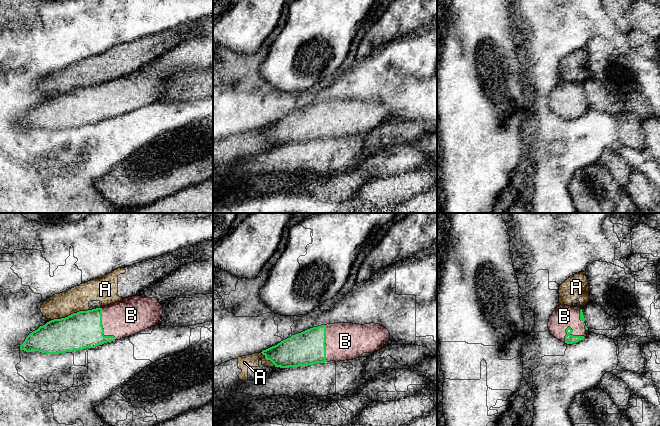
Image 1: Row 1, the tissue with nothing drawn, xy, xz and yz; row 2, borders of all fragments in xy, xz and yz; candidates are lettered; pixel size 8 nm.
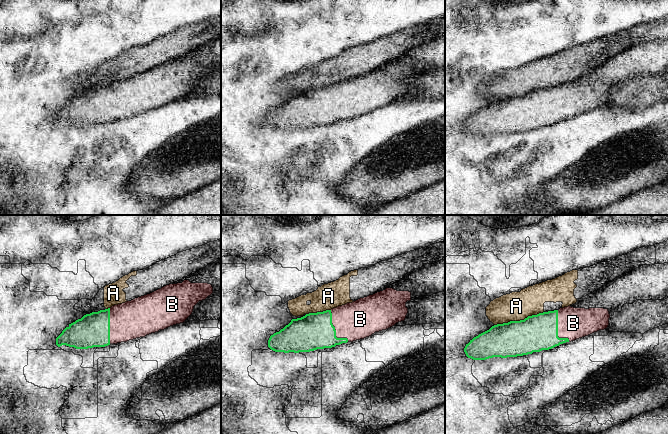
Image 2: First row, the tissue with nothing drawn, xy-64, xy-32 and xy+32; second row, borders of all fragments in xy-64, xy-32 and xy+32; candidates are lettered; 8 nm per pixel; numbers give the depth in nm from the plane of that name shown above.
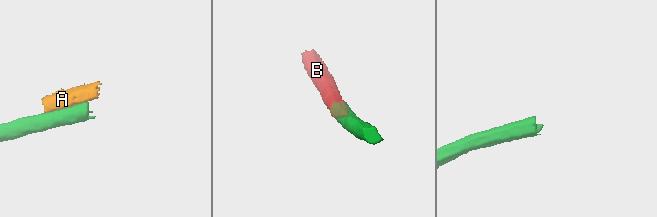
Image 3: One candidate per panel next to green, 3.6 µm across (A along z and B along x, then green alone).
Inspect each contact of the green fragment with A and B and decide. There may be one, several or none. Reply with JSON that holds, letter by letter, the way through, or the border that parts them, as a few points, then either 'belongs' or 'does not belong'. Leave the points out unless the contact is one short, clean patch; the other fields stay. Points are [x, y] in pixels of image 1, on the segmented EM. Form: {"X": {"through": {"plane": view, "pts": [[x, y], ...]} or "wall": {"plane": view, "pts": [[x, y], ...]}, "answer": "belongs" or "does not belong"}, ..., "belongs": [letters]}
{"A": {"answer": "does not belong"}, "B": {"through": {"plane": "xy", "pts": [[84, 329], [102, 327], [122, 319]]}, "answer": "belongs"}, "belongs": ["B"]}

